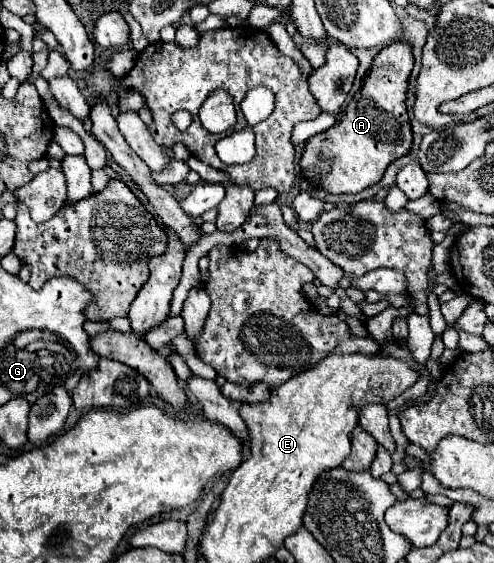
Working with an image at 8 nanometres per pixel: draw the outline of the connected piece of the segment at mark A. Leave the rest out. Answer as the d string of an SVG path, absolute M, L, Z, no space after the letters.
M407 40L385 46L373 58L361 90L353 96L341 118L305 144L299 166L315 188L327 190L331 194L361 192L377 184L393 160L409 154L413 134L405 98L411 70L413 52Z

